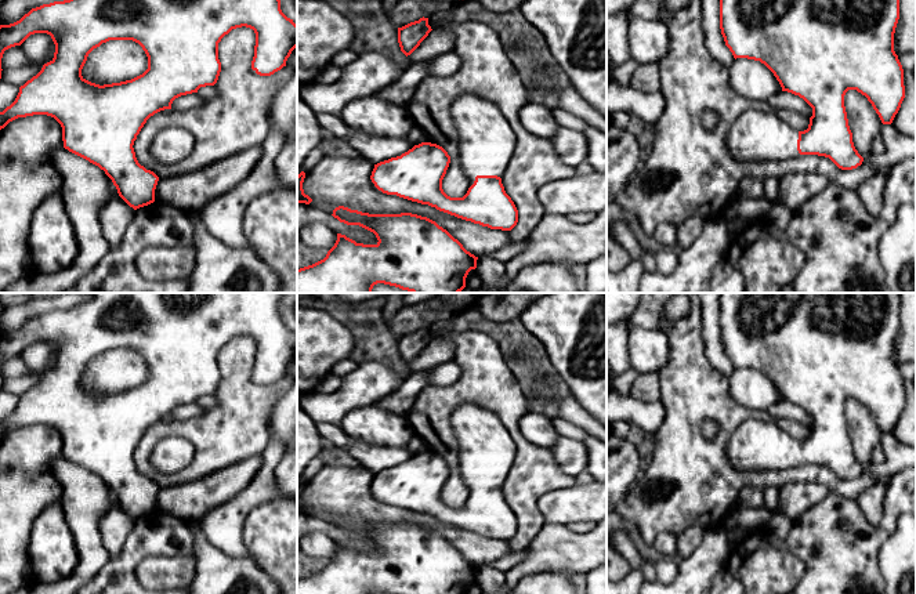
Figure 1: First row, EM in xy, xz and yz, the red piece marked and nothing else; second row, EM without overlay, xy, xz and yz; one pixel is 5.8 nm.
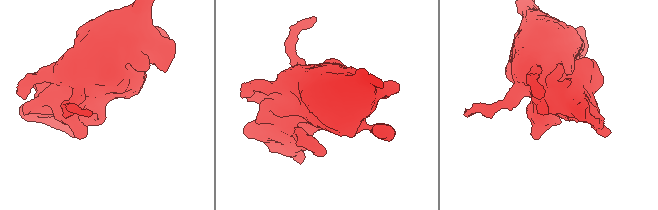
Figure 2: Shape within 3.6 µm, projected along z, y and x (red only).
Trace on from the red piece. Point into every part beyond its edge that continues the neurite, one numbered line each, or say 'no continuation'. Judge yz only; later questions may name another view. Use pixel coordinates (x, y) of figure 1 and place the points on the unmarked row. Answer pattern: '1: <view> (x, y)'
1: yz (756, 445)

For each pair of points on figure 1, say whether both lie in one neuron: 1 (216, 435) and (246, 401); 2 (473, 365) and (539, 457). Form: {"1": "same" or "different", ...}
{"1": "same", "2": "same"}

